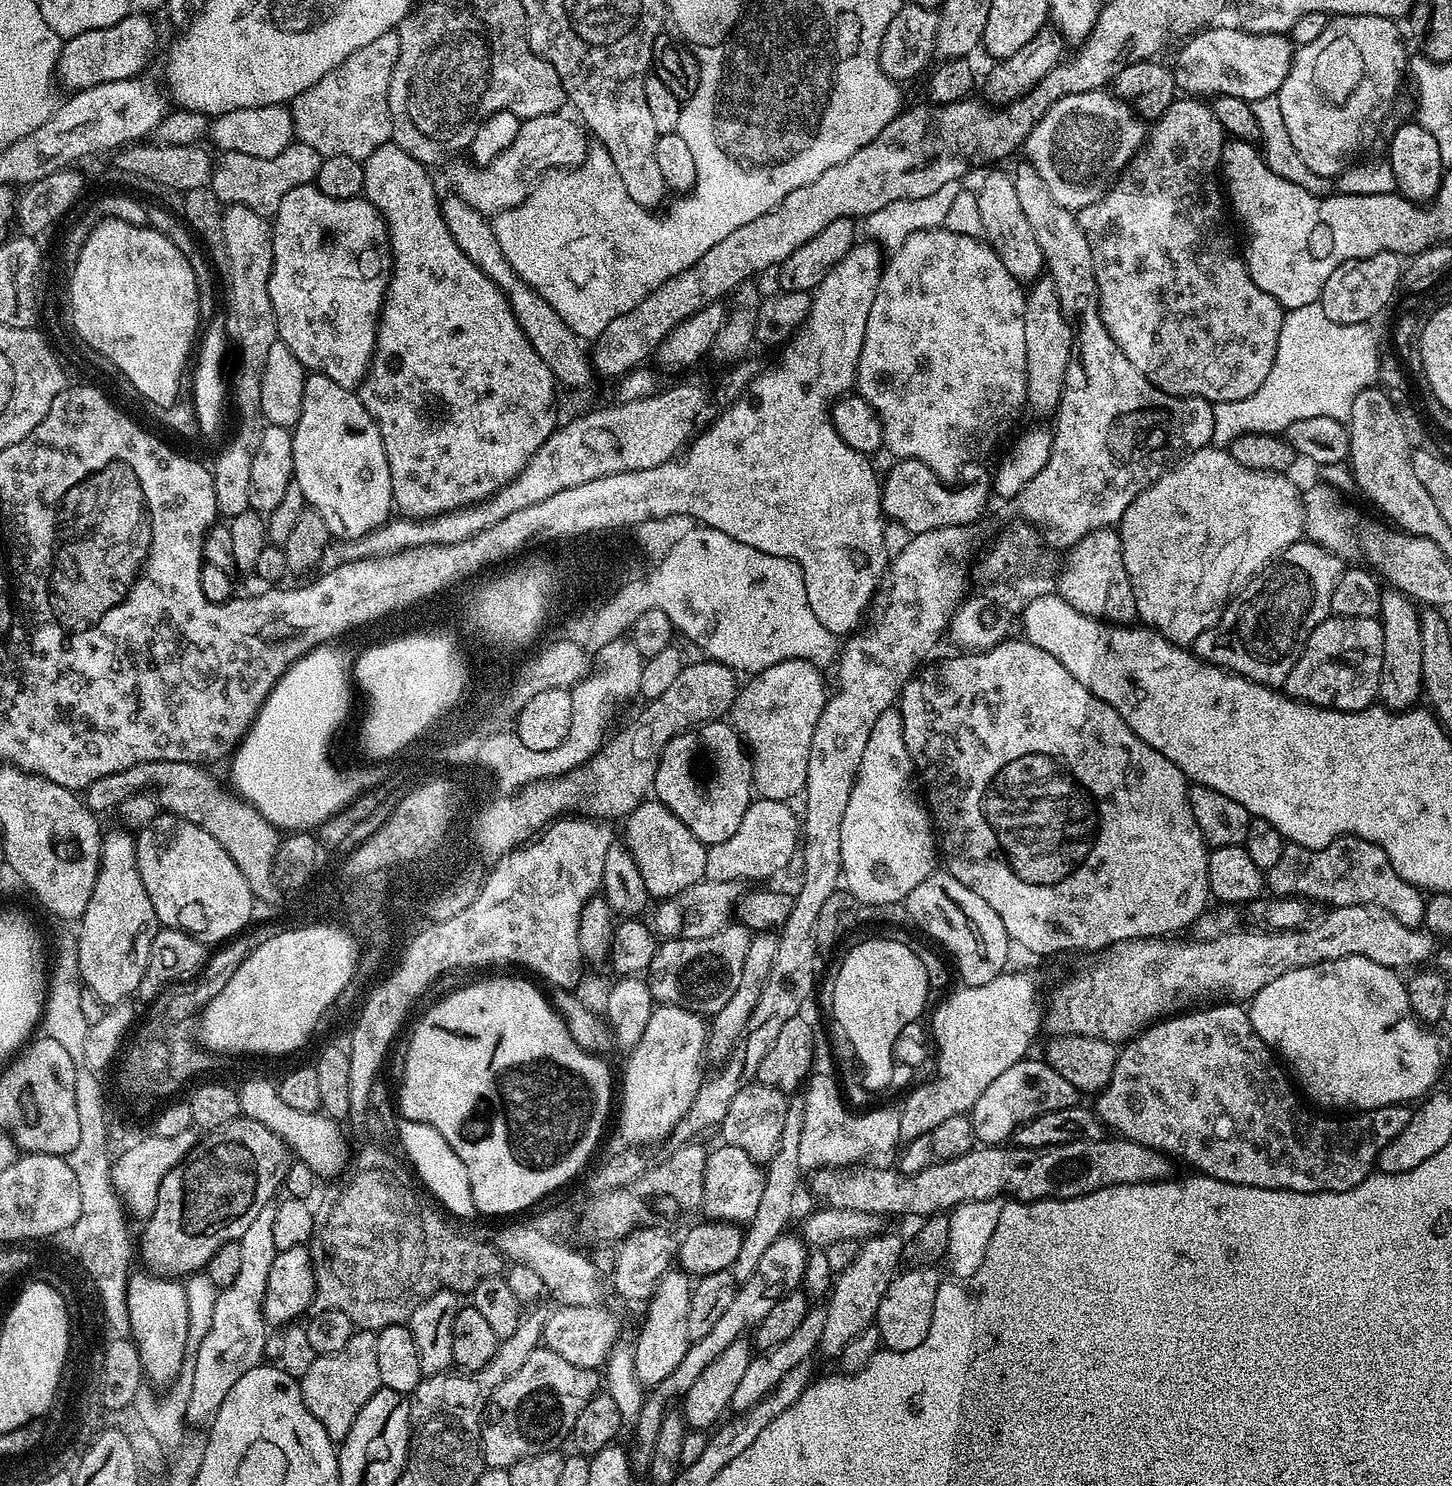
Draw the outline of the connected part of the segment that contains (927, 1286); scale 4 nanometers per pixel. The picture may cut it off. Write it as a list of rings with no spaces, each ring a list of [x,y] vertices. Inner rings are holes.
[[[909,1267],[904,1271],[894,1277],[890,1286],[886,1286],[886,1294],[882,1302],[878,1302],[878,1314],[874,1321],[874,1327],[880,1332],[881,1345],[895,1352],[922,1346],[922,1338],[926,1338],[926,1330],[930,1330],[930,1318],[934,1318],[934,1298],[942,1283],[935,1267]]]

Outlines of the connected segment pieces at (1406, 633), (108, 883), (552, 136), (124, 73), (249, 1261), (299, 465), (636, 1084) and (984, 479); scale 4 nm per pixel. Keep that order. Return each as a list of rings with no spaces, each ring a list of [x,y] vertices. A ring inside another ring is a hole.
[[[1399,590],[1384,592],[1380,615],[1382,626],[1382,678],[1380,679],[1379,703],[1393,712],[1402,712],[1405,708],[1415,708],[1421,703],[1424,690],[1422,678],[1422,630],[1420,629],[1421,609],[1411,596]]]
[[[120,828],[103,833],[100,869],[90,902],[78,921],[80,936],[75,937],[83,987],[87,991],[89,988],[104,1006],[122,1004],[132,998],[128,996],[137,995],[150,958],[150,946],[158,931],[154,906],[150,906],[150,896],[138,874],[133,833]]]
[[[553,114],[523,121],[514,142],[510,142],[510,146],[506,146],[506,150],[497,154],[490,163],[477,168],[471,163],[453,166],[455,195],[461,196],[467,204],[485,214],[495,214],[520,204],[545,172],[573,167],[588,153],[589,137],[585,129],[573,120],[567,120],[564,114]]]
[[[148,14],[122,18],[122,22],[114,22],[114,26],[106,26],[102,30],[86,30],[86,34],[69,36],[61,43],[60,61],[56,63],[56,79],[72,92],[81,92],[84,88],[93,88],[106,82],[131,80],[139,77],[140,72],[152,60],[152,51],[156,48],[156,28],[152,25],[153,17]]]
[[[264,1208],[254,1222],[239,1239],[242,1246],[242,1263],[238,1275],[230,1286],[219,1289],[214,1302],[214,1318],[210,1318],[210,1330],[198,1341],[194,1348],[196,1365],[190,1368],[192,1389],[186,1406],[186,1420],[189,1425],[211,1425],[216,1412],[222,1406],[226,1394],[234,1387],[234,1382],[246,1374],[246,1370],[259,1368],[265,1359],[264,1347],[268,1344],[264,1323],[264,1295],[266,1278],[270,1266],[274,1264],[277,1250],[274,1246],[274,1211]]]
[[[320,372],[305,375],[302,414],[291,433],[294,446],[294,482],[302,490],[305,505],[322,514],[333,537],[357,540],[388,523],[393,515],[394,505],[390,466],[386,462],[382,434],[378,434],[374,418],[370,418],[366,406],[353,389],[338,386],[338,382],[326,378]]]
[[[662,1004],[653,1007],[649,1022],[646,1025],[646,1030],[642,1033],[642,1038],[640,1038],[638,1044],[634,1045],[632,1050],[627,1053],[626,1058],[628,1058],[628,1061],[624,1064],[624,1089],[622,1089],[621,1092],[619,1089],[618,1092],[618,1108],[620,1104],[620,1128],[630,1139],[637,1140],[640,1144],[656,1144],[659,1140],[664,1140],[667,1136],[670,1136],[670,1133],[678,1126],[680,1119],[688,1113],[702,1083],[700,1063],[705,1063],[706,1060],[708,1029],[709,1025],[706,1023],[705,1017],[698,1015],[697,1012],[691,1012],[690,1010],[679,1008],[673,1004]]]
[[[917,460],[895,461],[896,465],[882,480],[882,503],[885,517],[900,524],[909,534],[938,530],[946,526],[972,526],[984,512],[988,495],[994,492],[994,476],[983,468],[983,463],[965,466],[958,482],[948,483],[940,475]]]

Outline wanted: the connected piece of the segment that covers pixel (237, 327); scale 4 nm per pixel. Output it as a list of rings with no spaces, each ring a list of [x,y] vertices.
[[[236,204],[236,212],[224,208],[224,216],[228,220],[228,236],[224,239],[226,248],[232,248],[232,253],[226,257],[228,263],[228,308],[227,330],[233,345],[240,340],[278,340],[276,335],[276,319],[274,306],[270,302],[270,274],[272,273],[272,226],[269,217],[256,220],[256,212],[244,212],[244,206]]]

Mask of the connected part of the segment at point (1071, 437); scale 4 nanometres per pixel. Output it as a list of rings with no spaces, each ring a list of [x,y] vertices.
[[[1023,163],[1017,166],[1016,172],[1011,173],[1014,190],[1018,190],[1018,203],[1030,221],[1034,238],[1038,238],[1038,246],[1042,246],[1046,270],[1056,283],[1061,310],[1069,317],[1080,317],[1076,322],[1074,320],[1074,362],[1065,370],[1064,388],[1054,409],[1056,428],[1050,458],[1020,493],[1011,497],[1010,504],[1014,511],[1024,515],[1021,517],[1027,523],[1039,526],[1045,533],[1048,531],[1046,540],[1048,538],[1050,543],[1057,544],[1062,550],[1094,530],[1119,525],[1130,502],[1134,502],[1142,490],[1149,488],[1185,456],[1209,447],[1214,434],[1214,414],[1209,401],[1197,396],[1166,394],[1134,370],[1130,358],[1122,354],[1118,342],[1110,336],[1100,317],[1094,258],[1090,254],[1090,242],[1086,242],[1086,234],[1082,234],[1082,226],[1076,221],[1076,212],[1066,206],[1058,206],[1046,182],[1042,182],[1042,174],[1038,174],[1032,163]]]

